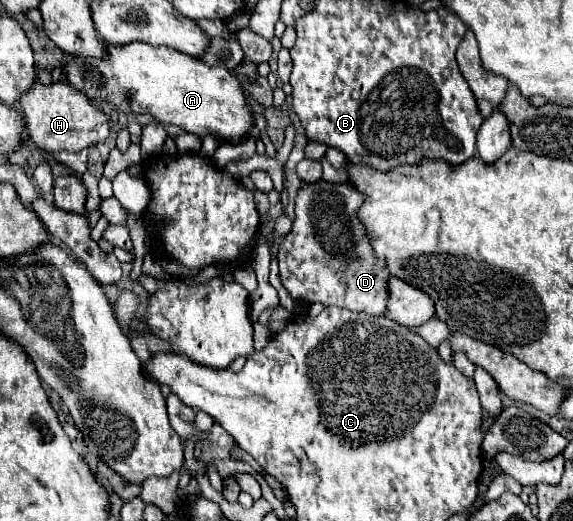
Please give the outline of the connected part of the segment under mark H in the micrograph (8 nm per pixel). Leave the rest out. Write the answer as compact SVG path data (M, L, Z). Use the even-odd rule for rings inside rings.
M58 67L52 71L51 85L33 81L27 93L23 93L21 107L25 111L29 139L47 151L81 151L99 141L105 141L111 133L109 119L93 101L89 101L87 95L83 95L79 89L71 89L67 81L59 81L61 74Z

